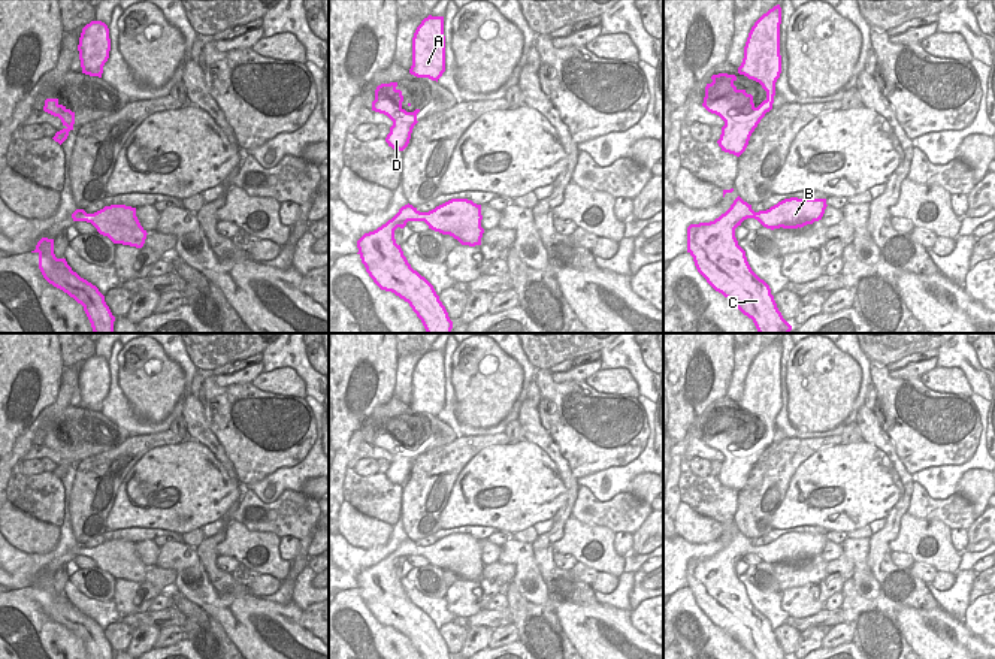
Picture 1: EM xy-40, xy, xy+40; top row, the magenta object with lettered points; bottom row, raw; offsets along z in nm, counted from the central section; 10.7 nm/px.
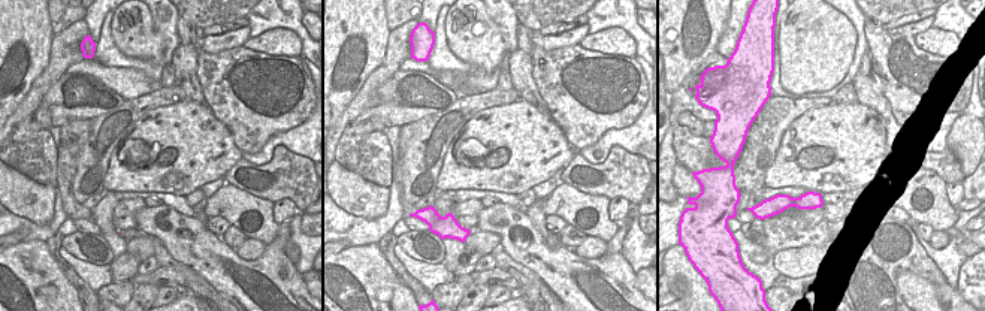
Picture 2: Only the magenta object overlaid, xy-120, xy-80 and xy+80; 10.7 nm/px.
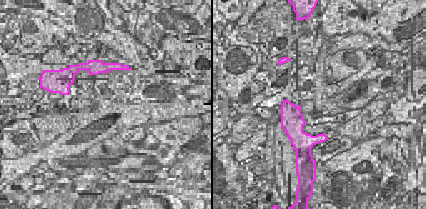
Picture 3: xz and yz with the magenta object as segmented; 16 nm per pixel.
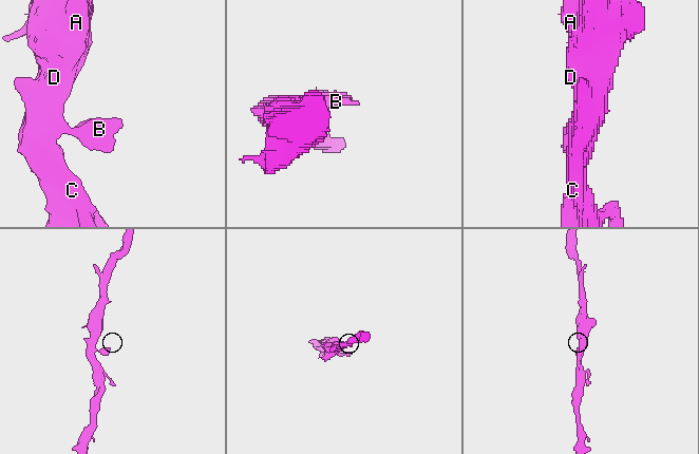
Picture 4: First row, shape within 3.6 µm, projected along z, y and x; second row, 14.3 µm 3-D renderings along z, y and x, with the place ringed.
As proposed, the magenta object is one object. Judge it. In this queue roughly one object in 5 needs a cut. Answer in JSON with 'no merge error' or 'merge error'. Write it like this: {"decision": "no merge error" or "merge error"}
{"decision": "no merge error"}

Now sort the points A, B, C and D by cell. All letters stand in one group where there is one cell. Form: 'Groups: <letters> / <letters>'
Groups: A B C D

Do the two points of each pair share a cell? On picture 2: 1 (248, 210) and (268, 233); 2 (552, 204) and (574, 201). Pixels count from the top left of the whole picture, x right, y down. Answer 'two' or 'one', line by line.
1: one
2: one

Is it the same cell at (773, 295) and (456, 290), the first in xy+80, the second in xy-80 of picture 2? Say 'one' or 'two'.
one

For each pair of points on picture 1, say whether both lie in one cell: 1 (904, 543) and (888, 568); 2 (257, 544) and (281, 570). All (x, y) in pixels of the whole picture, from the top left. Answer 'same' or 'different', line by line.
1: different
2: same

